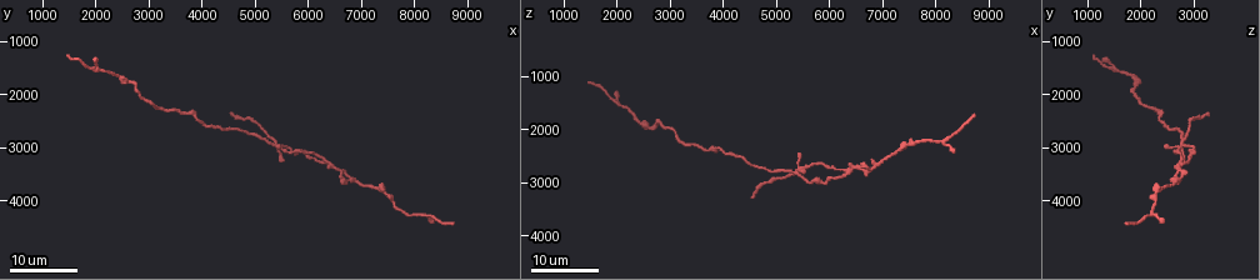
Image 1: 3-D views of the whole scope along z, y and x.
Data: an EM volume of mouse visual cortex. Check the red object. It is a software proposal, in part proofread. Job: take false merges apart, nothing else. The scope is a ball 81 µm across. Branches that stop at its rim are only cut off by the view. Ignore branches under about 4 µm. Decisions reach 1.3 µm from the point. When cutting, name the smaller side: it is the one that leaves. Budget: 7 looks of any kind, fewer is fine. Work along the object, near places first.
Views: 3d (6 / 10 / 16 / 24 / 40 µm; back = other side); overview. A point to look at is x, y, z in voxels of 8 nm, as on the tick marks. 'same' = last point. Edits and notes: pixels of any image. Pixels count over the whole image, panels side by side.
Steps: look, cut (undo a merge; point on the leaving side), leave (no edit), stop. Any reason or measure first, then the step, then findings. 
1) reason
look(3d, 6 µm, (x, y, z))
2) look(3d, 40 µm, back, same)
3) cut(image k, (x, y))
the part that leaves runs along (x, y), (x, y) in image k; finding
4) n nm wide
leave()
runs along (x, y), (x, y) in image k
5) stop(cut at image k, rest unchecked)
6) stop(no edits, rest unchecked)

look(3d, 16 µm, (2700, 1750, 2000))

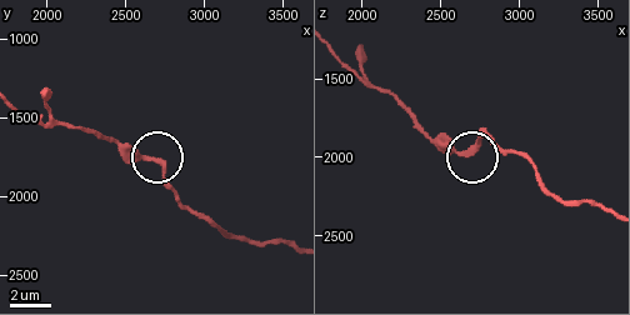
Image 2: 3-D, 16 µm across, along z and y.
look(3d, 10 µm, (2660, 1760, 1960))

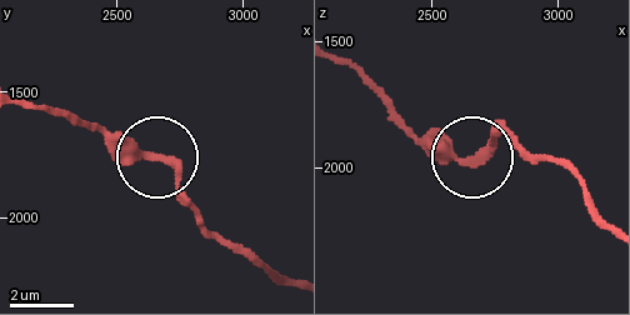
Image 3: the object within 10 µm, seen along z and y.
leave()
runs along (603, 219), (579, 178), (500, 138), (441, 154), (388, 121) in image 3; continuous, no second cell

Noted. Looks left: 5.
thin neck
look(3d, 24 µm, (3100, 2250, 2050))

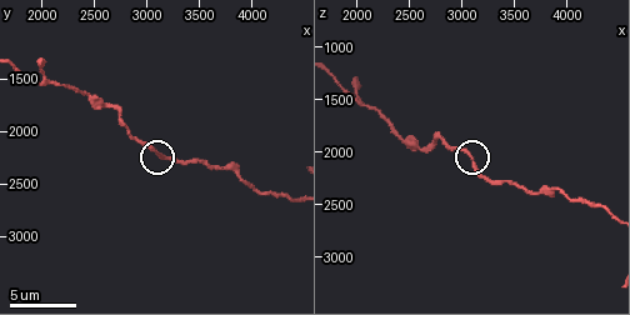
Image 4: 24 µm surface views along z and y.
look(3d, 10 µm, (3100, 2200, 2080))

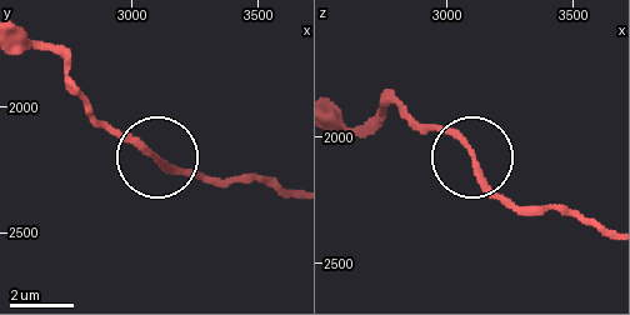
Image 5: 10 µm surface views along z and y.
look(3d, 10 µm, back, (3110, 2210, 2080))

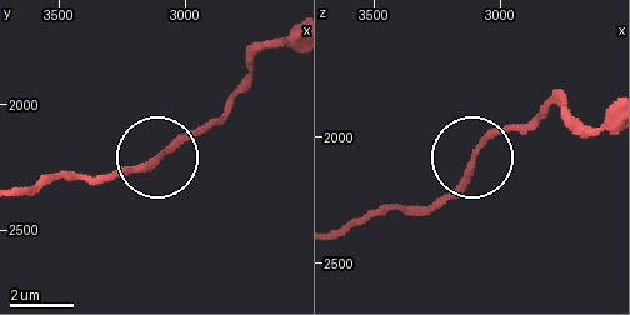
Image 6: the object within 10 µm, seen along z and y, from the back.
leave()
runs along (341, 234), (383, 213), (430, 210), (479, 148), (541, 110) in image 6; one cell here

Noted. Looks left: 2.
thin neck
look(3d, 24 µm, (4850, 2500, 2950))

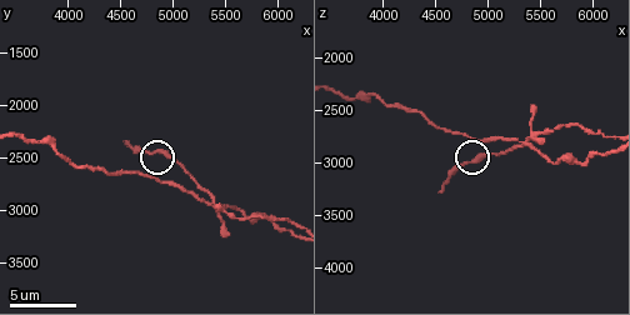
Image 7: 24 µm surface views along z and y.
look(3d, 10 µm, (4820, 2440, 2980))

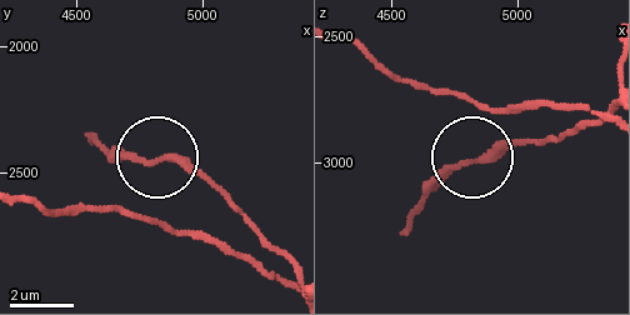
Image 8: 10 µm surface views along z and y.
leave()
one cell here

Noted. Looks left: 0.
stop(no edits, rest unchecked)

